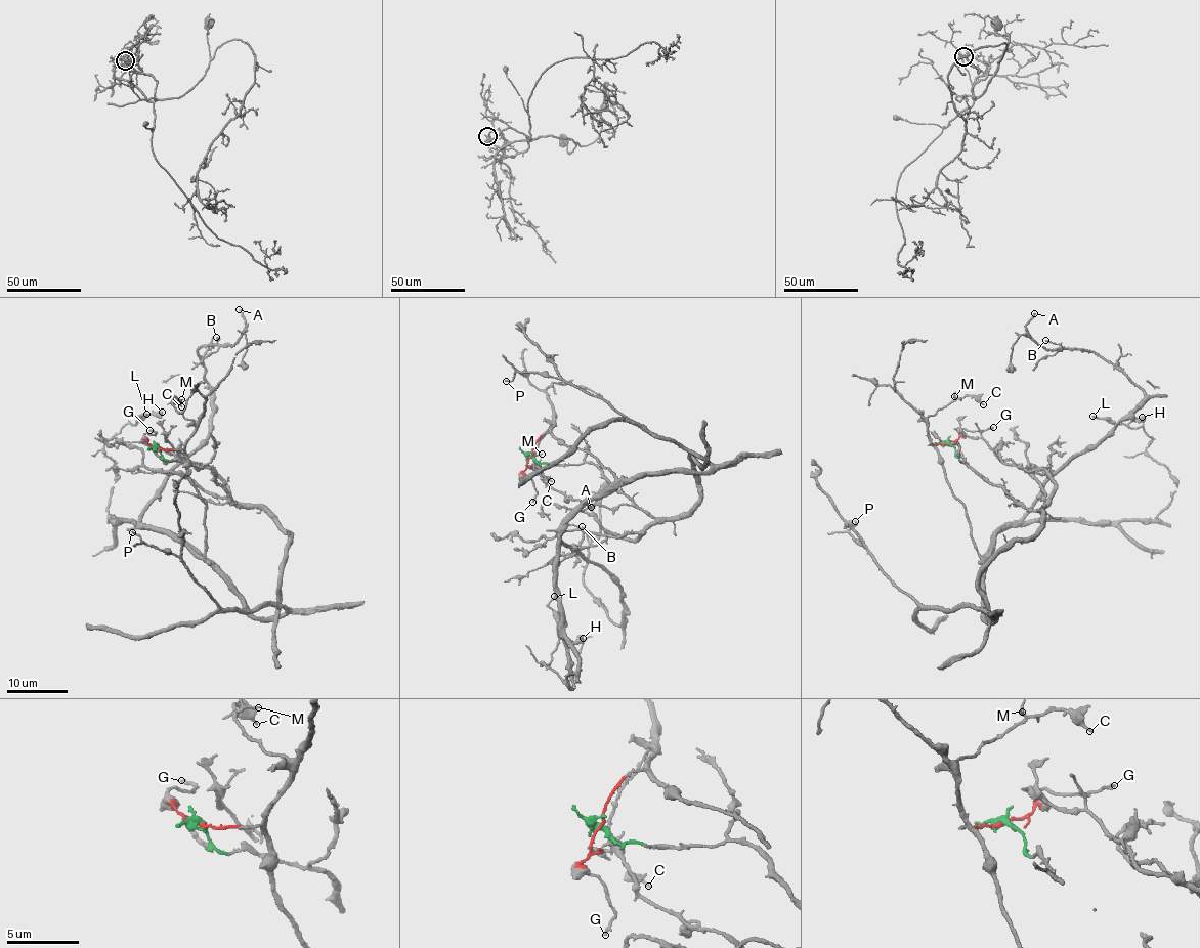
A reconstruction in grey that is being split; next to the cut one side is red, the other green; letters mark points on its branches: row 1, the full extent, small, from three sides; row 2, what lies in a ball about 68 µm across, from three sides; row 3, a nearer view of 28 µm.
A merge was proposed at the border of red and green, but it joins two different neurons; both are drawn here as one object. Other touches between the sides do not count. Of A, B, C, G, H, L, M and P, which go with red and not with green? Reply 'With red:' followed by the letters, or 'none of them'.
With red: A, B, C, G, H, L, M, P

